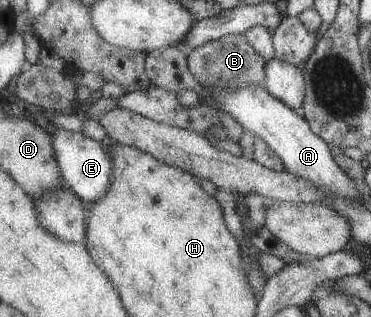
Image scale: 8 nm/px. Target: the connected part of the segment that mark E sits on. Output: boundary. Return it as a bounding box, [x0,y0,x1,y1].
[52,128,114,206]

